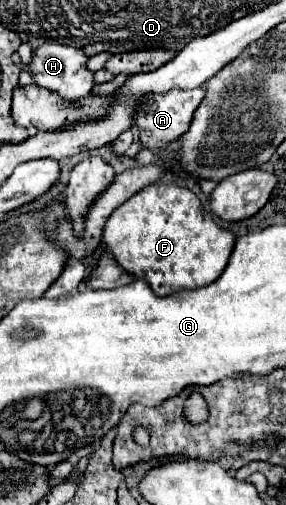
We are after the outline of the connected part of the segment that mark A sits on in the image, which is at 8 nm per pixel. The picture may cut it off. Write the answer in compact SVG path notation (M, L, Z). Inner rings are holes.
M203 87L191 89L191 91L175 89L175 91L169 91L167 95L147 97L139 105L137 115L135 115L135 125L139 127L139 137L143 141L143 147L161 147L163 149L167 143L171 143L179 135L183 135L189 129L193 111L199 107L199 103L201 103L203 97L205 97L205 89Z

